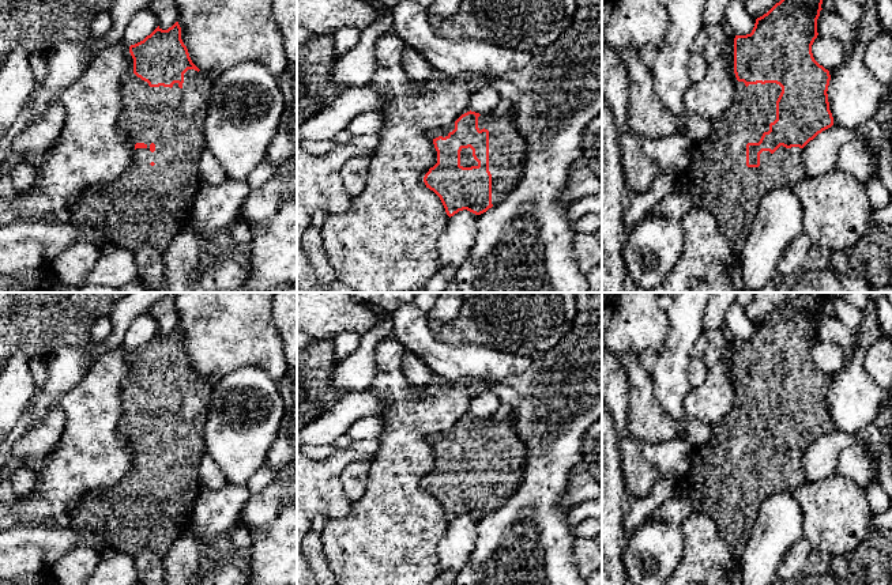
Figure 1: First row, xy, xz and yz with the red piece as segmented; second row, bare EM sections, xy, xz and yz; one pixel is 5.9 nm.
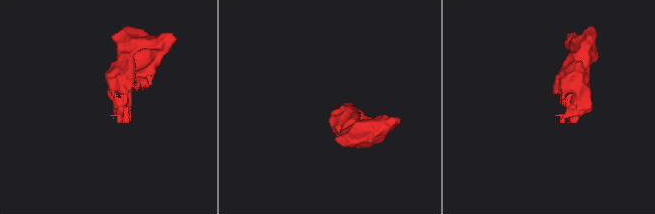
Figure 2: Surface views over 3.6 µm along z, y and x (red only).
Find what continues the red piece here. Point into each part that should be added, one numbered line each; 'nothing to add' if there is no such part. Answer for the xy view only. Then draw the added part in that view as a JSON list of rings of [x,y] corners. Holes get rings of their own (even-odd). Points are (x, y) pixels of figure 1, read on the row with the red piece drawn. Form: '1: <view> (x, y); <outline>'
1: xy (176, 157); [[[188,69],[184,73],[182,87],[174,83],[173,87],[159,86],[163,97],[174,102],[181,121],[178,125],[169,124],[162,131],[161,139],[140,137],[136,143],[144,143],[146,166],[138,169],[140,180],[139,200],[148,200],[151,195],[159,195],[165,188],[169,190],[166,203],[154,204],[154,226],[138,229],[136,249],[144,244],[150,244],[163,253],[174,237],[189,227],[195,197],[203,184],[199,173],[199,156],[206,150],[204,121],[210,106],[210,94],[214,83],[214,76],[195,69]]]

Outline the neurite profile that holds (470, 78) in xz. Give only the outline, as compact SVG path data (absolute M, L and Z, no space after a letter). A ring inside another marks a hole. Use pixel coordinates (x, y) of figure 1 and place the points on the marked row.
M462 72L456 76L448 76L445 79L441 79L440 75L436 75L434 78L421 82L419 90L422 91L436 91L440 86L449 86L452 83L467 83L474 84L478 87L489 86L493 82L498 80L500 78L488 78L488 76L479 76L474 72Z

